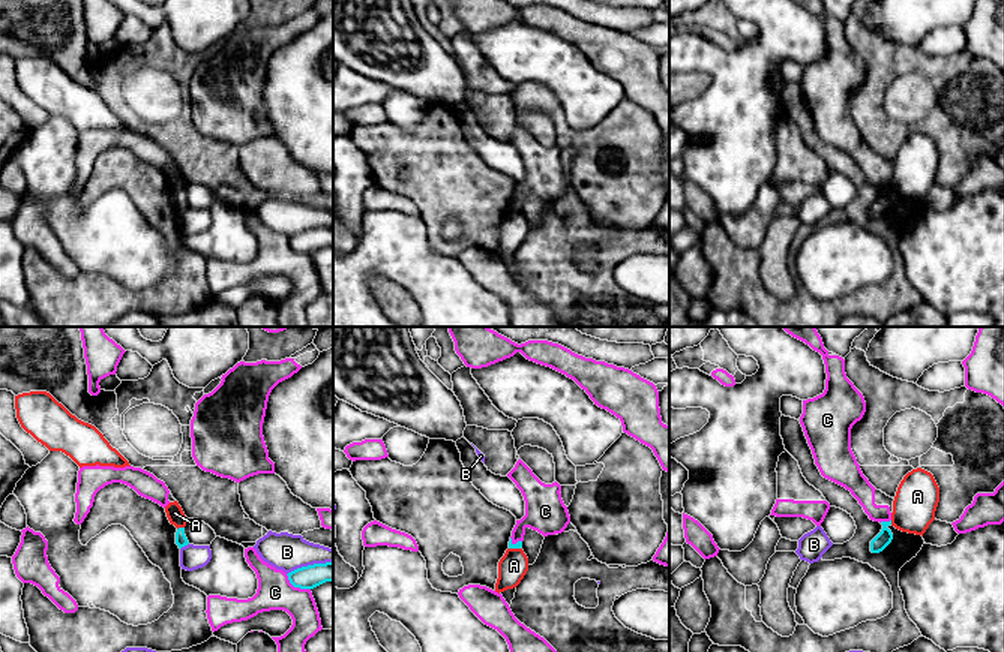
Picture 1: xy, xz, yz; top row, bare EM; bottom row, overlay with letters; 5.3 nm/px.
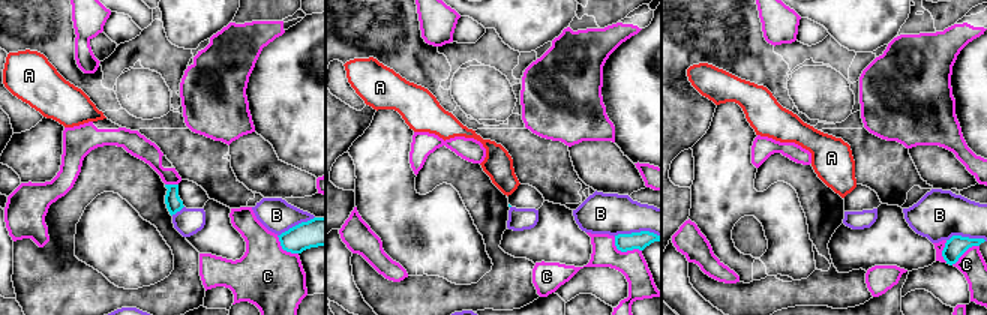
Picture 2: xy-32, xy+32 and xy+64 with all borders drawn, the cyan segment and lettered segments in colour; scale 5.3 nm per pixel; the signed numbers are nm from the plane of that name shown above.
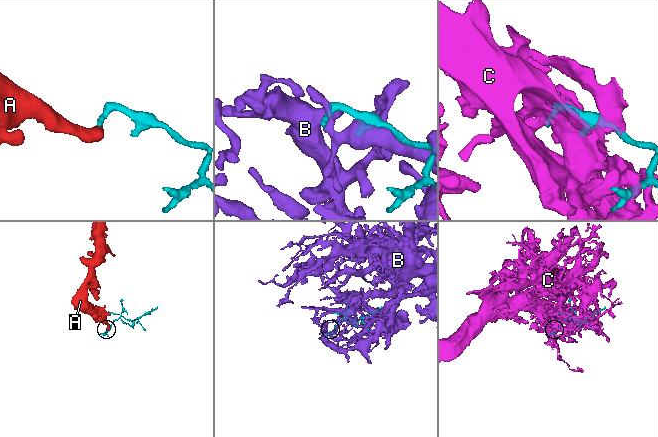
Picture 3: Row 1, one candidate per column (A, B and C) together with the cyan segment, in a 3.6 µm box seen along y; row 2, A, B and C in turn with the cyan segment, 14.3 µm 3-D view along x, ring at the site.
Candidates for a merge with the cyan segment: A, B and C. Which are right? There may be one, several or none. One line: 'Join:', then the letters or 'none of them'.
Join: none of them

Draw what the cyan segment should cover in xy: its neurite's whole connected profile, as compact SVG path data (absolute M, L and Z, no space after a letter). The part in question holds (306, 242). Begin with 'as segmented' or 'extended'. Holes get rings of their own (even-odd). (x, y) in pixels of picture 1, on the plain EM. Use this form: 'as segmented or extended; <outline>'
as segmented; M333 226L302 231L287 240L294 252L314 253L326 246L333 246Z

